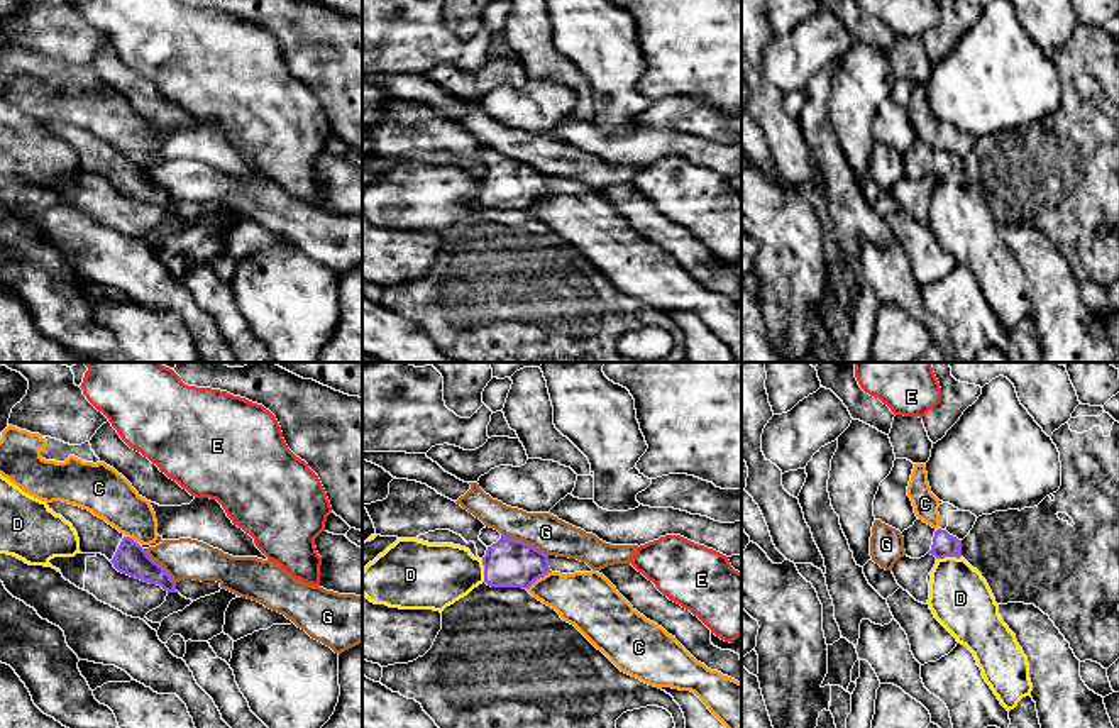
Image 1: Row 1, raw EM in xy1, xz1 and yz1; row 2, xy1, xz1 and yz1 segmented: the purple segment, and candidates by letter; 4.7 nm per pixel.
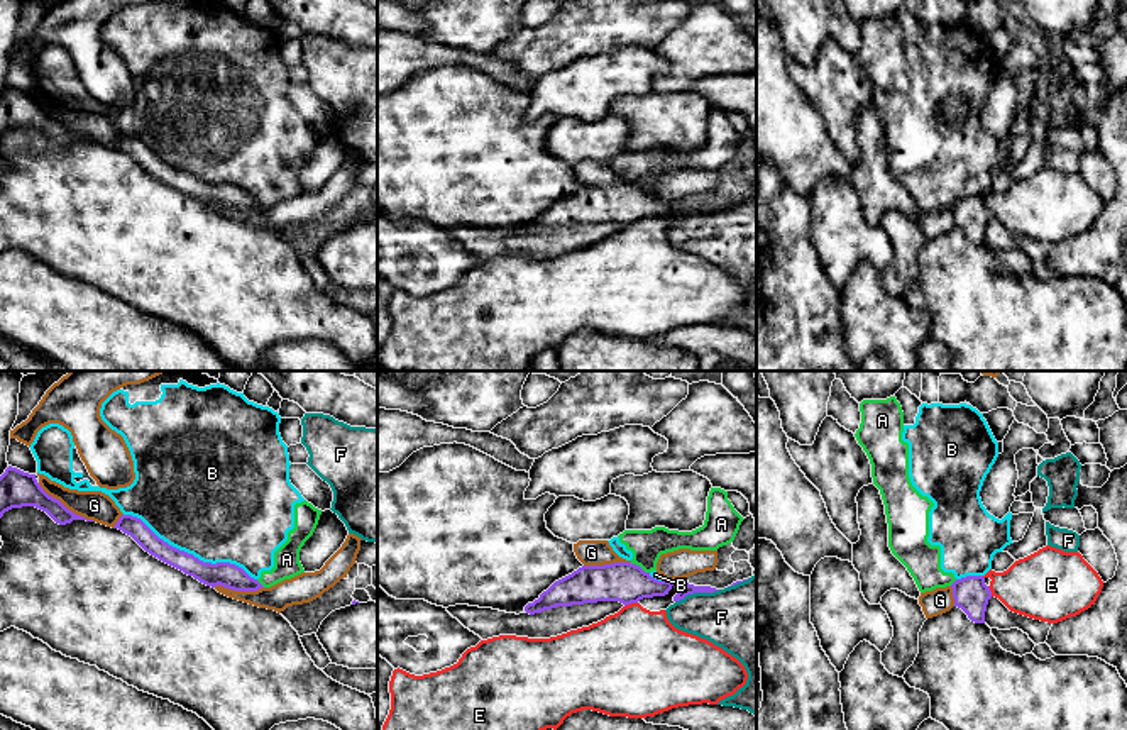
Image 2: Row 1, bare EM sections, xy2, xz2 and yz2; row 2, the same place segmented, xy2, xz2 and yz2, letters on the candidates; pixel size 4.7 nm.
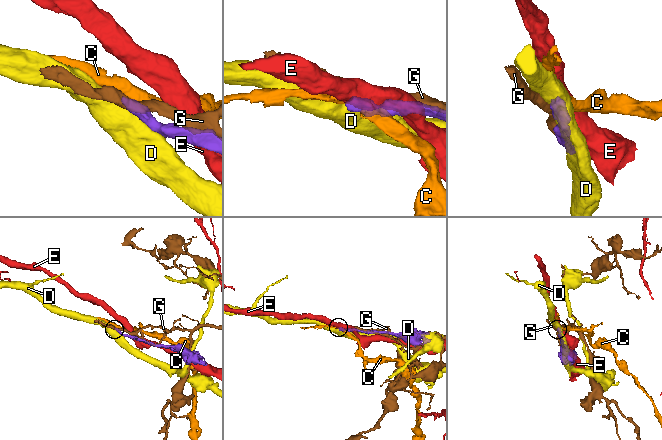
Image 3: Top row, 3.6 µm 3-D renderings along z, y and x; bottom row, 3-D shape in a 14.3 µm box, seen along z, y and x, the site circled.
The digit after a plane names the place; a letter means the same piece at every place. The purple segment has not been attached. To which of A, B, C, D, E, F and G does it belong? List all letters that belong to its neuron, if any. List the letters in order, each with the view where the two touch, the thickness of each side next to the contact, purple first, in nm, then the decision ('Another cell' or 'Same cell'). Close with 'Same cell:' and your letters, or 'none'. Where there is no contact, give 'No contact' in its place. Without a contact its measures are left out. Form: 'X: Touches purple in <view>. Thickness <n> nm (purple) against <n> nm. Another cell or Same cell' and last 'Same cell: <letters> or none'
A: Touches purple in xz2. Thickness 190 nm (purple) against 160 nm. Another cell
B: Touches purple in xy2. Thickness 120 nm (purple) against 500 nm. Another cell
C: Touches purple in xz1. Thickness 240 nm (purple) against 280 nm. Another cell
D: Touches purple in yz1. Thickness 110 nm (purple) against 300 nm. Another cell
E: Touches purple in xz2. Thickness 190 nm (purple) against 460 nm. Another cell
F: Touches purple in xz2. Thickness 50 nm (purple) against 320 nm. Another cell
G: Touches purple in xy2. Thickness 170 nm (purple) against 140 nm. Another cell
Same cell: none

